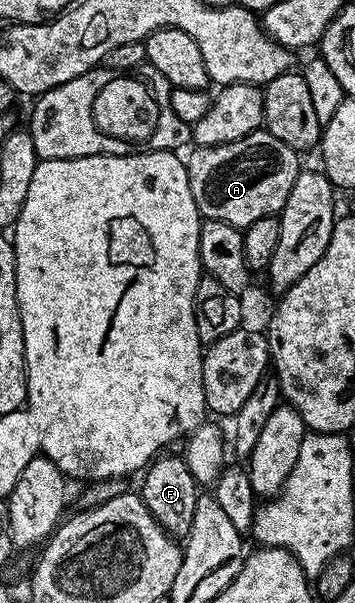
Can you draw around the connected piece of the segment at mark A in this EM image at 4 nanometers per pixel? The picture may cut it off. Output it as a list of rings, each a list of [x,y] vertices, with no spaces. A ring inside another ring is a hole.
[[[263,128],[254,131],[250,136],[242,136],[242,140],[234,140],[221,146],[196,146],[193,151],[192,155],[187,155],[186,165],[190,192],[194,196],[194,204],[200,210],[201,219],[222,220],[241,228],[254,224],[254,220],[279,215],[290,196],[290,188],[294,188],[294,180],[302,169],[298,151],[282,144],[278,136]]]

